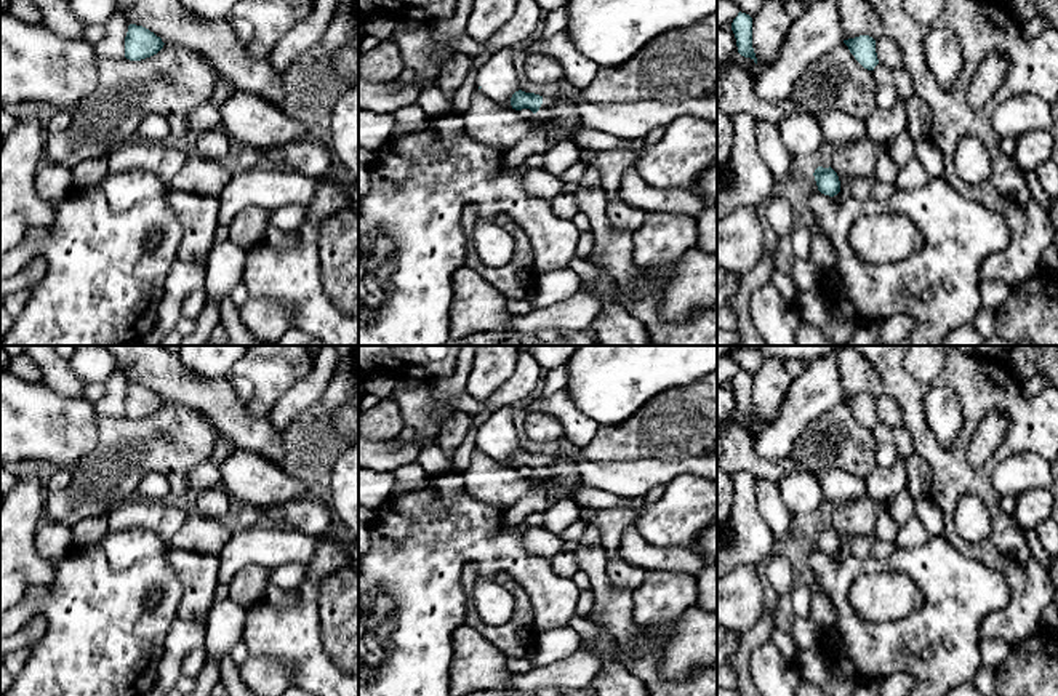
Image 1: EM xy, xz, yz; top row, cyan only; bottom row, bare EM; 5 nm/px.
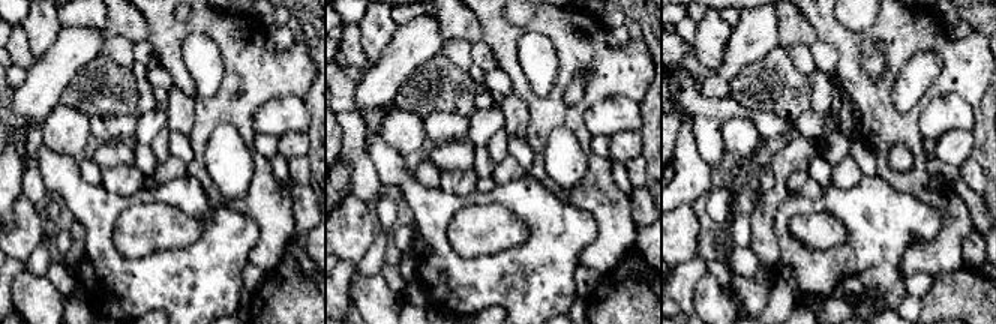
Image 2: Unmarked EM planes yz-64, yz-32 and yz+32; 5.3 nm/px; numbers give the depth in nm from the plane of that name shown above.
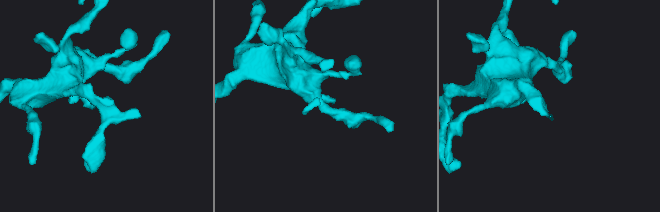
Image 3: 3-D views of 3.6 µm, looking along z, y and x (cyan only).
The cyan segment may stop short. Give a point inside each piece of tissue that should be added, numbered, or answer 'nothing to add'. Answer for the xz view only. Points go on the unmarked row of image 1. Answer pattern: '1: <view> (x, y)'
1: xz (537, 501)

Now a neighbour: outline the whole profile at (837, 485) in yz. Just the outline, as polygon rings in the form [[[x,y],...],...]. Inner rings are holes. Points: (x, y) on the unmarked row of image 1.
[[[840,469],[815,472],[824,499],[842,504],[866,496],[864,475],[847,474]]]

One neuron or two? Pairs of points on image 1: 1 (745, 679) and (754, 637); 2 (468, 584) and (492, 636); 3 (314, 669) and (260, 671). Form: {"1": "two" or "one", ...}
{"1": "one", "2": "one", "3": "two"}

